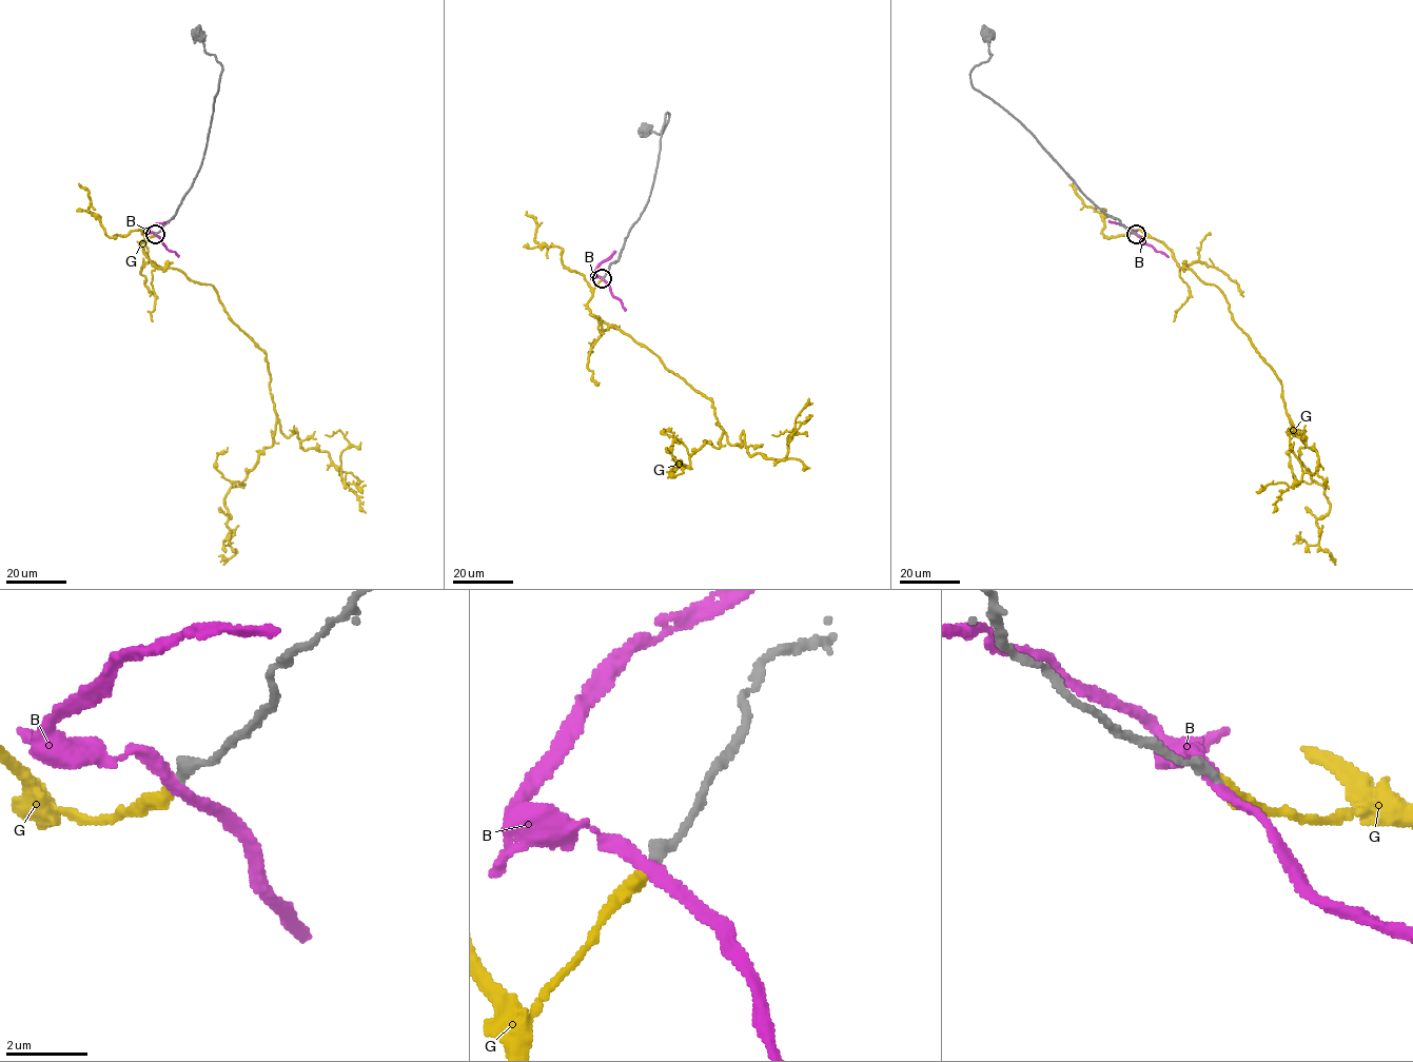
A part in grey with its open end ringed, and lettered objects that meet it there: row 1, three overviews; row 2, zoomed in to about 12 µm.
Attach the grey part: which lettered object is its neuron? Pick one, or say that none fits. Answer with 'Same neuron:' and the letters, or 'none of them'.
Same neuron: G

